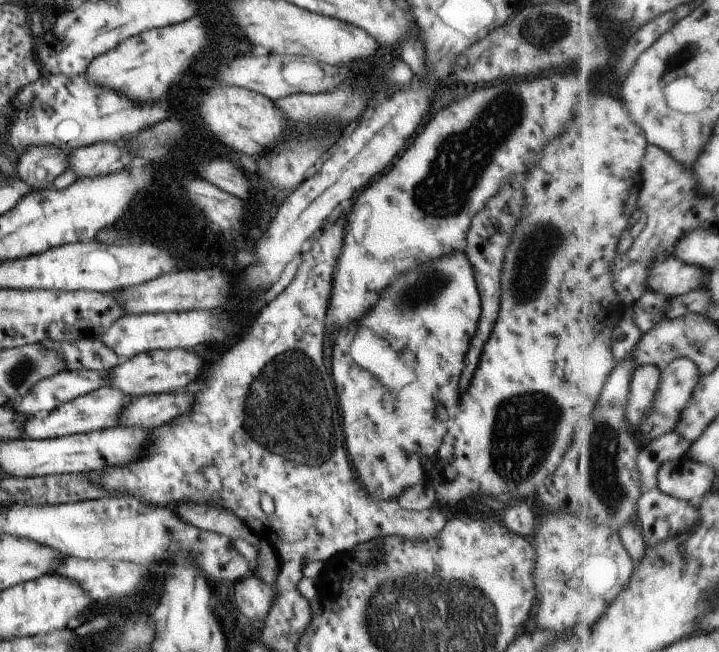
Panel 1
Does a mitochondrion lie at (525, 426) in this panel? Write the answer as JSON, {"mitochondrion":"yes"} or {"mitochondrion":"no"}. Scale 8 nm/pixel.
{"mitochondrion":"yes"}

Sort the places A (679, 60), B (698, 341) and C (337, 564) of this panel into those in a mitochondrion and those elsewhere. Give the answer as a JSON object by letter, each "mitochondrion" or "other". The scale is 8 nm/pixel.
{"A":"mitochondrion","B":"mitochondrion","C":"other"}

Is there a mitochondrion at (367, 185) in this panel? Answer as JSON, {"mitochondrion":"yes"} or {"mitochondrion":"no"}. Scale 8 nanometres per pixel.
{"mitochondrion":"no"}

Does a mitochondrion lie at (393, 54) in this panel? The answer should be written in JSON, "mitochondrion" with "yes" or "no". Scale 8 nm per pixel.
{"mitochondrion":"no"}

